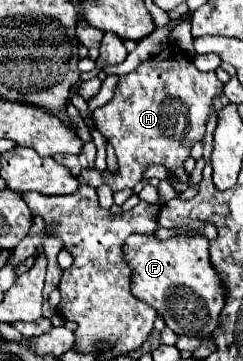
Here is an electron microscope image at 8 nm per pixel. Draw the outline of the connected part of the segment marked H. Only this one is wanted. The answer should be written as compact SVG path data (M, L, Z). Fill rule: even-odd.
M176 47L176 53L172 49L166 49L158 55L154 55L152 59L144 61L140 69L122 75L118 89L112 97L112 101L108 101L104 107L98 107L92 113L92 119L96 123L96 129L114 145L116 149L116 159L118 159L118 169L112 173L108 169L100 171L96 167L92 169L84 169L82 171L82 181L86 185L92 187L100 187L100 185L108 185L112 191L120 191L126 187L136 187L142 179L148 167L152 165L164 165L164 167L180 167L180 171L184 171L182 163L184 159L190 155L190 149L194 143L202 141L204 133L206 133L206 121L208 117L214 113L214 97L222 93L222 83L218 81L214 71L202 73L198 71L190 57L186 57L182 53L182 49Z

